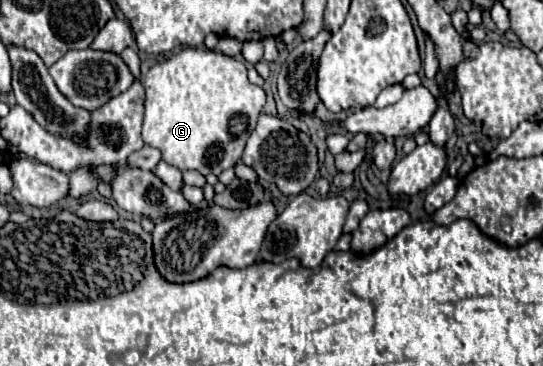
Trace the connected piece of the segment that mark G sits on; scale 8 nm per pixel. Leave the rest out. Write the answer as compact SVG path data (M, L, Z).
M188 47L178 55L156 63L148 69L144 77L144 123L142 139L150 147L162 151L162 159L180 171L200 171L202 175L220 175L222 171L234 167L244 151L248 135L256 127L258 113L264 107L264 91L252 85L246 77L246 65L214 49Z

